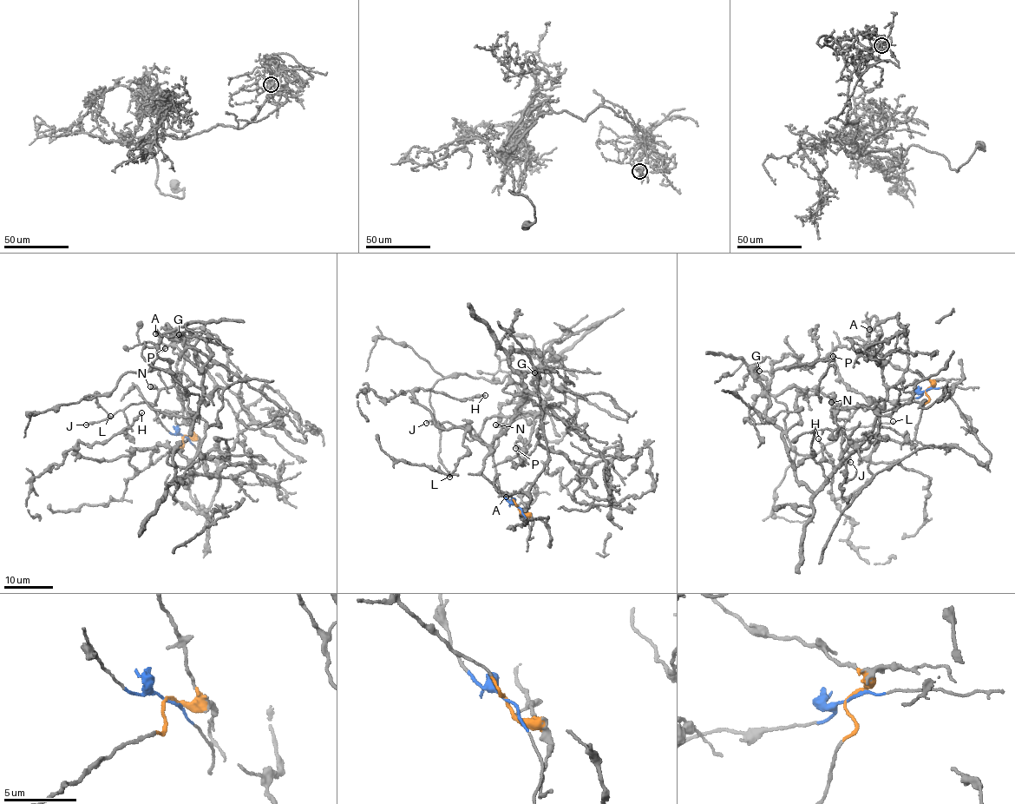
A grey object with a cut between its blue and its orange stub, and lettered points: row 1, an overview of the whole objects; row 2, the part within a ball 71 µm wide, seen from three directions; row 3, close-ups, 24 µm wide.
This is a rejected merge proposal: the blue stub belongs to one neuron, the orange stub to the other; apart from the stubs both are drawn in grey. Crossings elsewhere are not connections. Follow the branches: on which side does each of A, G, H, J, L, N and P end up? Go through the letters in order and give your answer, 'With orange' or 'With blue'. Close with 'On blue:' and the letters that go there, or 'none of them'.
A: With orange
G: With orange
H: With orange
J: With blue
L: With blue
N: With blue
P: With orange
On blue: J, L, N

